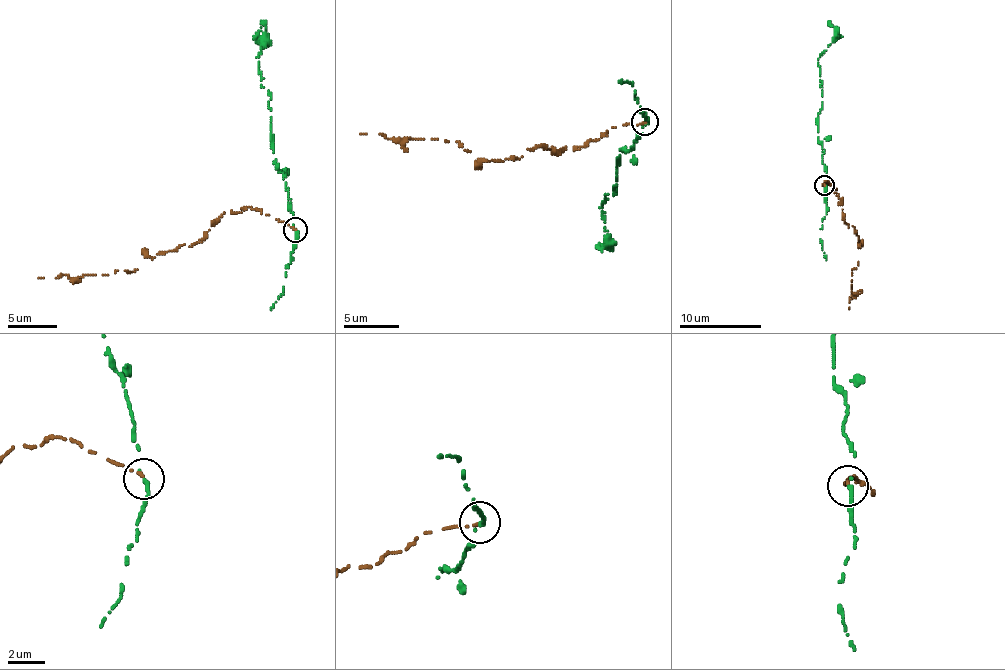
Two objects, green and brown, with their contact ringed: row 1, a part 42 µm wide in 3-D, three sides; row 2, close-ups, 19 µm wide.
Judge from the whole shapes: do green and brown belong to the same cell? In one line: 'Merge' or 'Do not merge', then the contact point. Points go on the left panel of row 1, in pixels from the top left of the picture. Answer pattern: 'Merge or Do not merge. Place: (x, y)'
Do not merge. Place: (295, 229)

